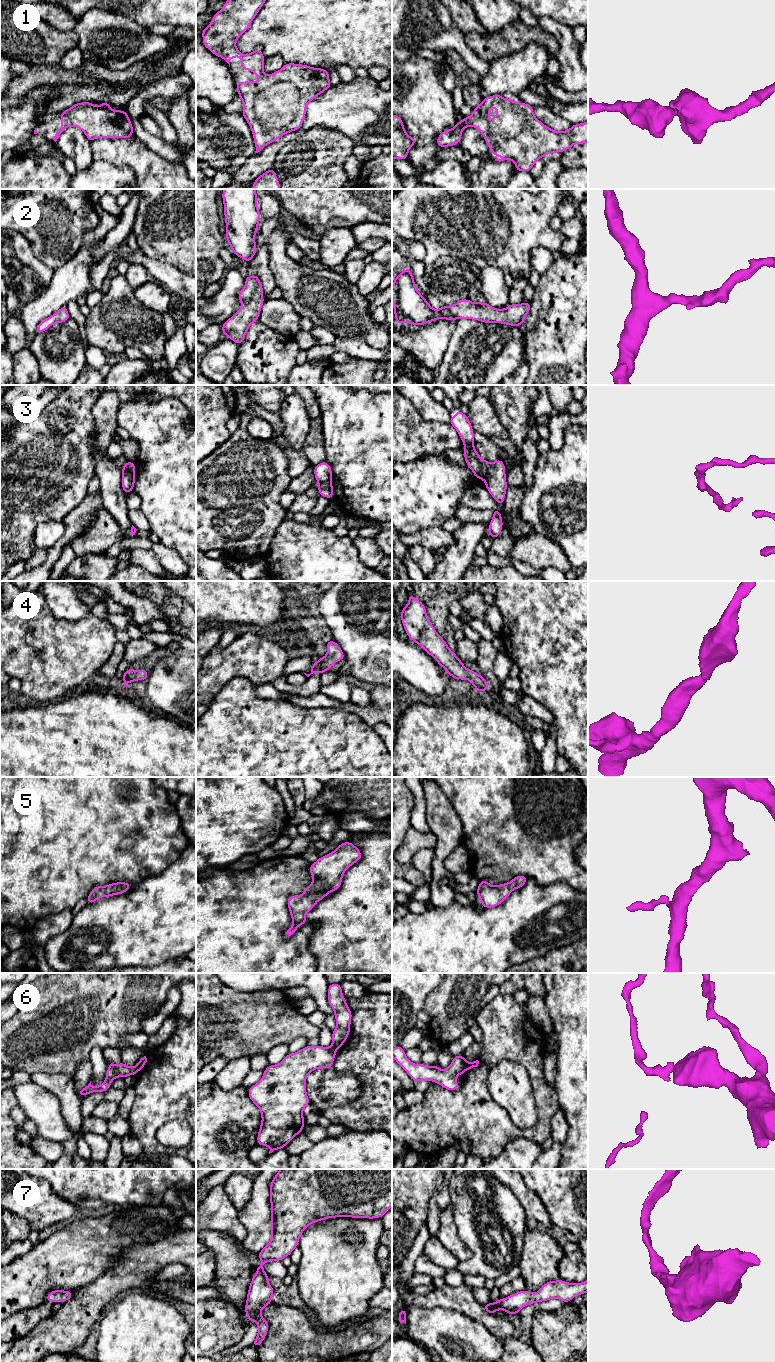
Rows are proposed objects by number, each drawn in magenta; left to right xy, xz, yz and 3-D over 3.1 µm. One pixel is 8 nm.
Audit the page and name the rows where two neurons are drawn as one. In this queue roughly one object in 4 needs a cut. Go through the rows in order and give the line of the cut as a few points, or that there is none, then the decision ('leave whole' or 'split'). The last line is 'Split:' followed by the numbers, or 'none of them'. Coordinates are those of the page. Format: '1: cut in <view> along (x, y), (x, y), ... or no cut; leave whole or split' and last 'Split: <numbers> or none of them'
1: no cut; leave whole
2: no cut; leave whole
3: cut in yz along (490, 463), (487, 469), (487, 476), (484, 479); split
4: no cut; leave whole
5: no cut; leave whole
6: cut in yz along (469, 1063), (466, 1069); split
7: no cut; leave whole
Split: 3, 6

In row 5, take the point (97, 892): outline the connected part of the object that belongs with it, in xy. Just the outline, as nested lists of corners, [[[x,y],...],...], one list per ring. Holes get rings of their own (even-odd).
[[[115,882],[105,886],[95,886],[87,896],[88,905],[101,897],[111,897],[127,892],[132,885],[128,882]]]

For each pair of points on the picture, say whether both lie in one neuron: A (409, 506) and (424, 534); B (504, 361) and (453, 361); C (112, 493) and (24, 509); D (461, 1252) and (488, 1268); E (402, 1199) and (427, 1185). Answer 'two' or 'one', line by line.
A: two
B: one
C: two
D: two
E: one

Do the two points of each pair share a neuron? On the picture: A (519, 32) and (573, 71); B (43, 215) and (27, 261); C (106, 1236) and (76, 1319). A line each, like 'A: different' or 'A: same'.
A: different
B: different
C: different

